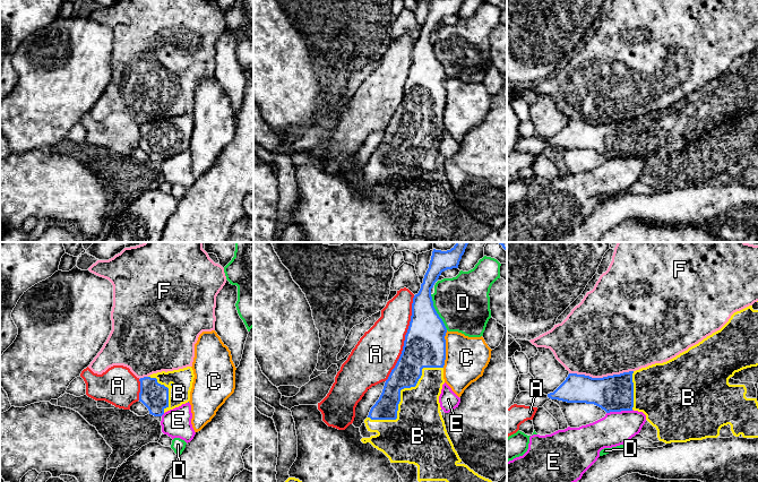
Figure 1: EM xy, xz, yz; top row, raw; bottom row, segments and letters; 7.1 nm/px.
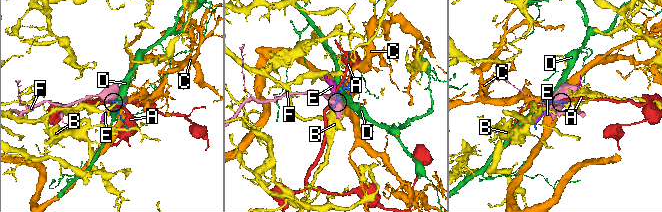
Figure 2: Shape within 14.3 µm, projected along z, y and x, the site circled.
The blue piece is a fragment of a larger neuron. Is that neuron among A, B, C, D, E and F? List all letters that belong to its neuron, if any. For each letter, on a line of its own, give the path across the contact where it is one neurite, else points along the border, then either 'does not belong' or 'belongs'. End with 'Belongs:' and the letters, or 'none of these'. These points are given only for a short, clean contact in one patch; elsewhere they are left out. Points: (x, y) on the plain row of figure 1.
A: does not belong
B: belongs
C: does not belong
D: does not belong
E: along yz (632, 156), (610, 157), (606, 160) | does not belong
F: does not belong
Belongs: B

